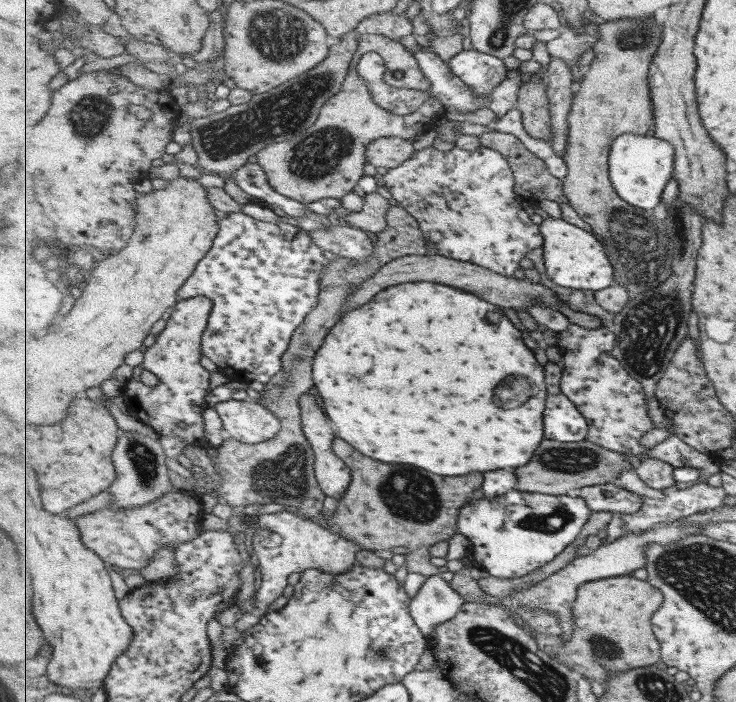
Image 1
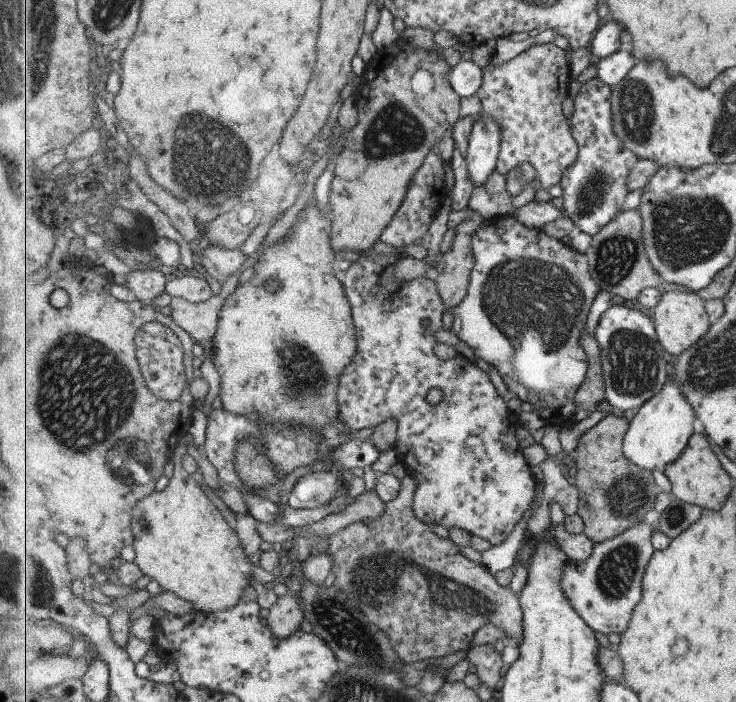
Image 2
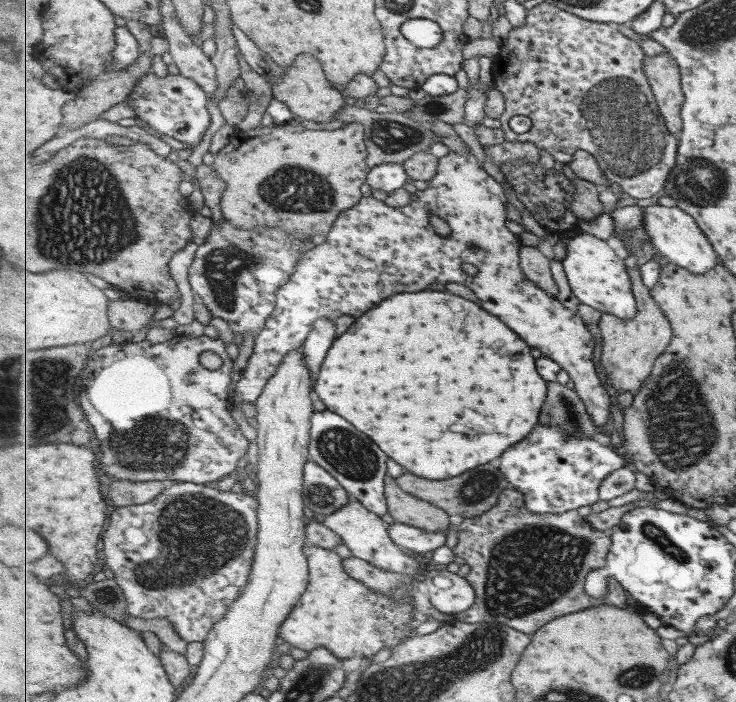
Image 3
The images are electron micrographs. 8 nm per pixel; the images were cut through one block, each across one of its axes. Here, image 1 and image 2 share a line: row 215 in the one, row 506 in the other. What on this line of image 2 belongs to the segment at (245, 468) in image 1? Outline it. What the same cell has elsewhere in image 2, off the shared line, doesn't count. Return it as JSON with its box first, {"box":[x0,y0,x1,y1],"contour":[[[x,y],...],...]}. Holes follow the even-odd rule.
{"box":[323,475,524,663],"contour":[[[408,475],[402,479],[399,495],[386,504],[382,518],[360,521],[342,529],[328,539],[328,549],[323,554],[333,555],[336,564],[337,586],[349,594],[349,600],[365,612],[394,644],[393,649],[405,663],[426,663],[432,657],[445,657],[461,649],[471,648],[471,638],[484,625],[493,624],[504,631],[512,644],[524,642],[524,611],[521,595],[511,588],[501,586],[493,571],[485,565],[475,564],[465,558],[457,544],[439,538],[426,523],[414,514],[416,480]]]}

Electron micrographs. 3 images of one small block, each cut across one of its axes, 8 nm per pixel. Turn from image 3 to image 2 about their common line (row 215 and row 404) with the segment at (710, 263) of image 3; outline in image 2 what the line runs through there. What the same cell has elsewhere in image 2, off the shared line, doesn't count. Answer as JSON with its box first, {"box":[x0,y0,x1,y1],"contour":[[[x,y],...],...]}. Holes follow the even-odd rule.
{"box":[623,376,699,473],"contour":[[[672,376],[663,390],[651,398],[629,424],[623,448],[626,460],[651,473],[653,470],[666,469],[679,461],[686,453],[691,436],[699,428],[697,411],[691,407],[690,400],[682,390],[682,384],[675,383]]]}

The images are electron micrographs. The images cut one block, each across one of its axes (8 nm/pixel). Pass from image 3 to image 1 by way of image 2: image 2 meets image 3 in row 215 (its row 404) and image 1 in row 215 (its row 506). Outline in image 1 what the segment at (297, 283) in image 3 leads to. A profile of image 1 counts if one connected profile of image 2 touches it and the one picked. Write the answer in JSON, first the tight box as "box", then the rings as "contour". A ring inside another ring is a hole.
{"box":[382,145,544,276],"contour":[[[431,145],[416,151],[401,166],[388,170],[382,180],[399,207],[409,211],[417,220],[426,240],[434,242],[441,258],[473,262],[477,267],[483,266],[499,274],[513,276],[515,270],[521,269],[519,262],[525,255],[544,245],[541,227],[531,220],[525,208],[515,200],[516,178],[513,178],[510,162],[498,150],[481,145],[473,151],[455,147],[447,152]]]}

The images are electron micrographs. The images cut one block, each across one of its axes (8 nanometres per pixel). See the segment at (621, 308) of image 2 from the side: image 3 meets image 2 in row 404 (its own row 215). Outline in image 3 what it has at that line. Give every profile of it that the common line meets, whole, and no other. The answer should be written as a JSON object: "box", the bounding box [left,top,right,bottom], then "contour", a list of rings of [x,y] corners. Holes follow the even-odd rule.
{"box":[610,206,653,257],"contour":[[[625,206],[615,209],[610,214],[614,221],[614,236],[616,236],[627,251],[629,257],[641,254],[643,242],[649,242],[653,246],[650,232],[647,232],[646,212],[641,206]]]}

